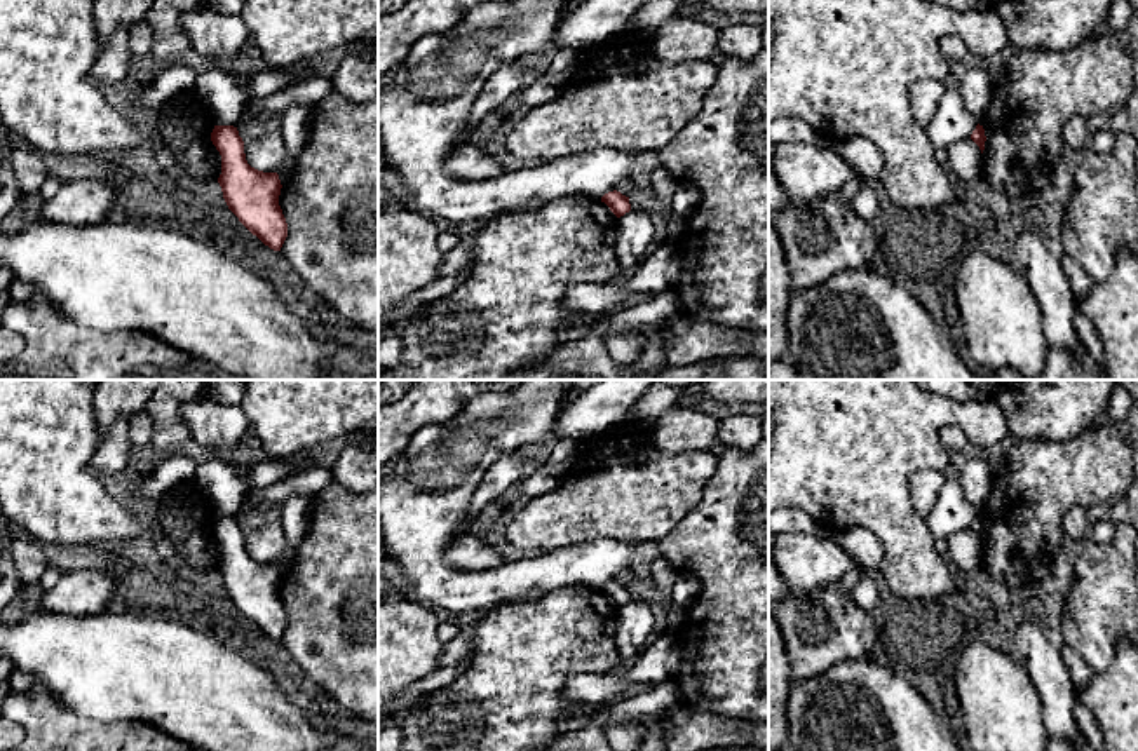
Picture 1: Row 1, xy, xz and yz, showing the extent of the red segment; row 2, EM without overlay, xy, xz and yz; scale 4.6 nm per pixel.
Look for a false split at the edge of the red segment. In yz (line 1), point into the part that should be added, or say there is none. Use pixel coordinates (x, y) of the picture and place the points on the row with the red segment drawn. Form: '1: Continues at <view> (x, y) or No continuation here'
1: No continuation here

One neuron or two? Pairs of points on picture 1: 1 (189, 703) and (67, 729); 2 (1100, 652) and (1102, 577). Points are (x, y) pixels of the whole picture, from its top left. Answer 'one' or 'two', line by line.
1: two
2: one

